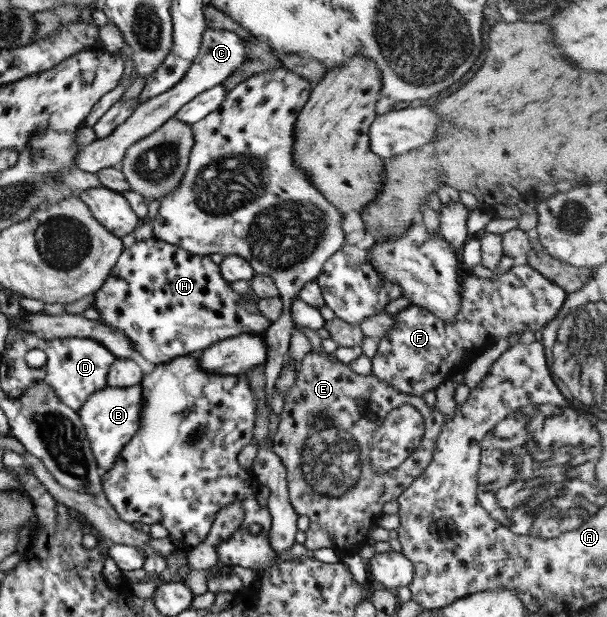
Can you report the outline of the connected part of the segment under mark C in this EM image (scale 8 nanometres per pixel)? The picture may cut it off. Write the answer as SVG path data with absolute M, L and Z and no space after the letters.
M207 28L202 35L199 53L187 70L185 77L169 91L164 91L161 95L137 105L132 114L120 126L117 126L111 135L103 139L96 138L87 146L81 146L74 157L74 165L81 171L93 174L106 167L118 167L130 145L151 135L156 129L167 123L196 95L223 83L248 58L248 51L247 42L237 36L235 32Z

